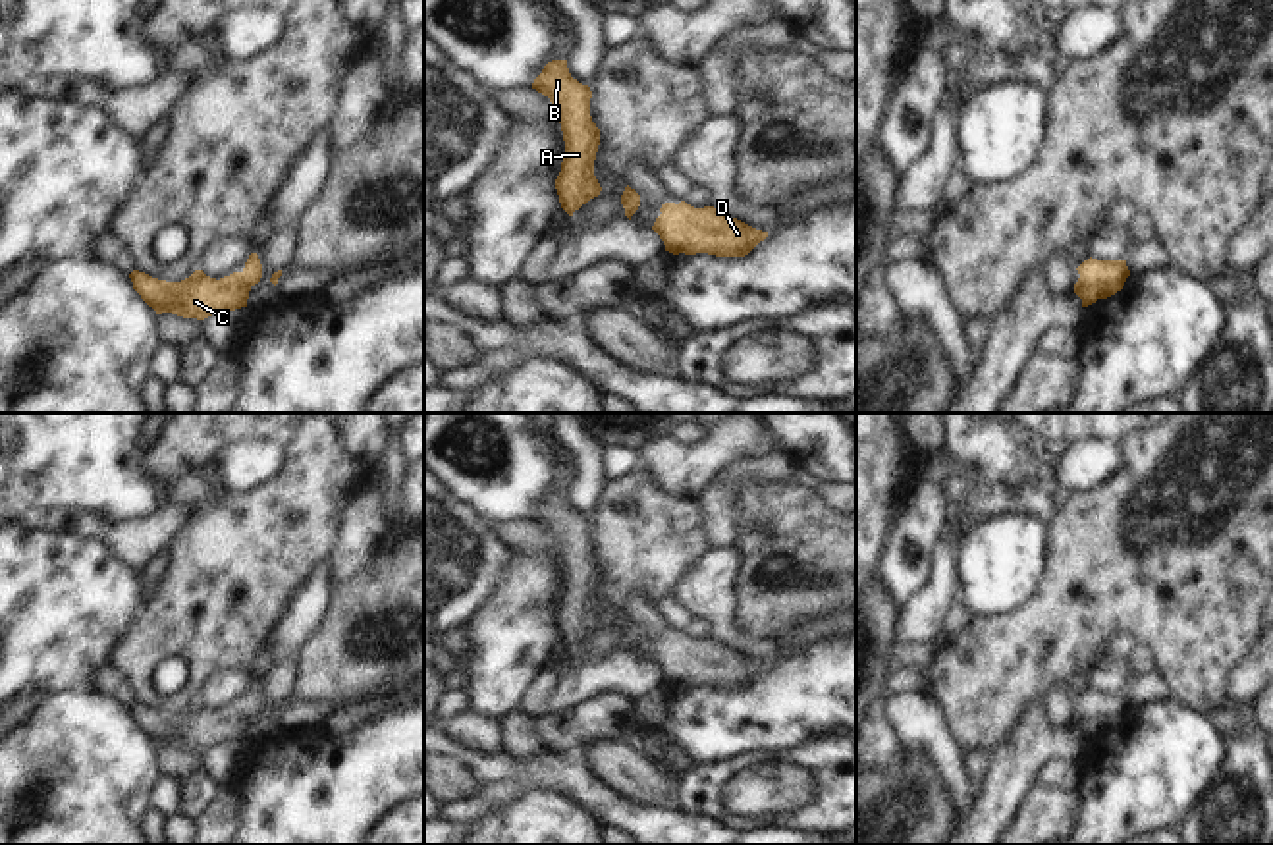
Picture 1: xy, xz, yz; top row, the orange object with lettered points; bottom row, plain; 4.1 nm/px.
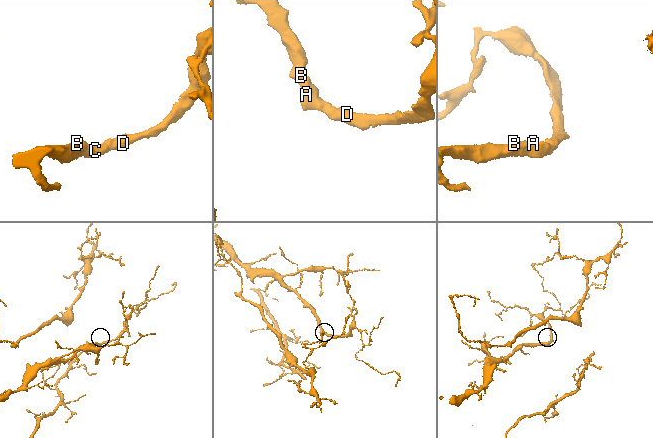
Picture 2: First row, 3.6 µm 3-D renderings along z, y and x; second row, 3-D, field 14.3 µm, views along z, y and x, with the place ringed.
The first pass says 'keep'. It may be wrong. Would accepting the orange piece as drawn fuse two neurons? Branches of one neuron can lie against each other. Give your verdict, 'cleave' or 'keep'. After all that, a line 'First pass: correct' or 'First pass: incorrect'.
keep
First pass: correct

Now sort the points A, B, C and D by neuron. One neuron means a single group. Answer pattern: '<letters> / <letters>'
A B C D

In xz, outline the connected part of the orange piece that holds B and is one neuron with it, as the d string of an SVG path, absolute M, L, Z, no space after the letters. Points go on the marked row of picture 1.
M552 60L534 79L532 89L554 104L565 141L565 158L555 179L561 208L573 216L598 197L602 187L594 176L600 129L590 116L592 91L571 77L567 60Z

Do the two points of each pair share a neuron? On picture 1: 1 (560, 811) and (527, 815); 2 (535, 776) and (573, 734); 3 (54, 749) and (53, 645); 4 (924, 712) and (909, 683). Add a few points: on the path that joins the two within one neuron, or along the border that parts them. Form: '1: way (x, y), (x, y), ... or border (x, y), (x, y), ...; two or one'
1: way (552, 815), (535, 815); one
2: border (575, 751), (558, 755); two
3: border (87, 683), (49, 697); two
4: border (924, 687), (888, 699), (886, 716), (895, 732); two

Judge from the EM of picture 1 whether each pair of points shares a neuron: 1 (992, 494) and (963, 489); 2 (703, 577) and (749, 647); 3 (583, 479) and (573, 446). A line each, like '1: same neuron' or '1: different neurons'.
1: same neuron
2: same neuron
3: same neuron

